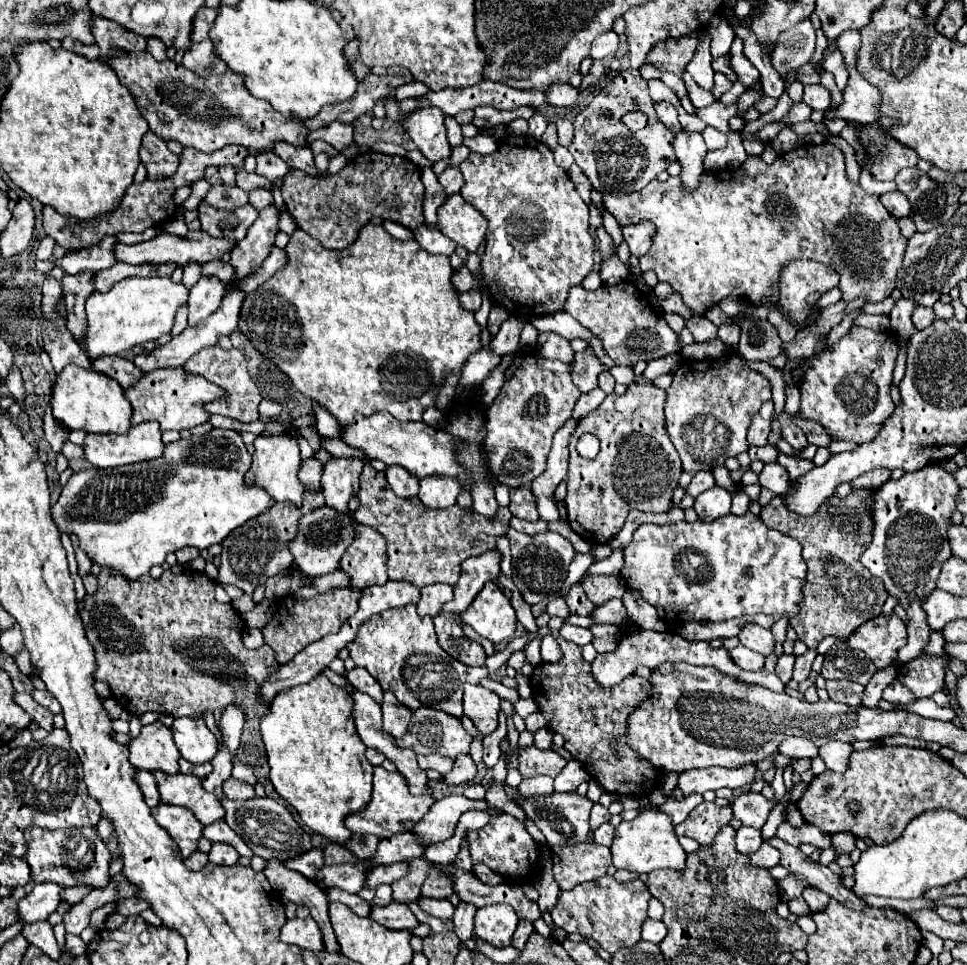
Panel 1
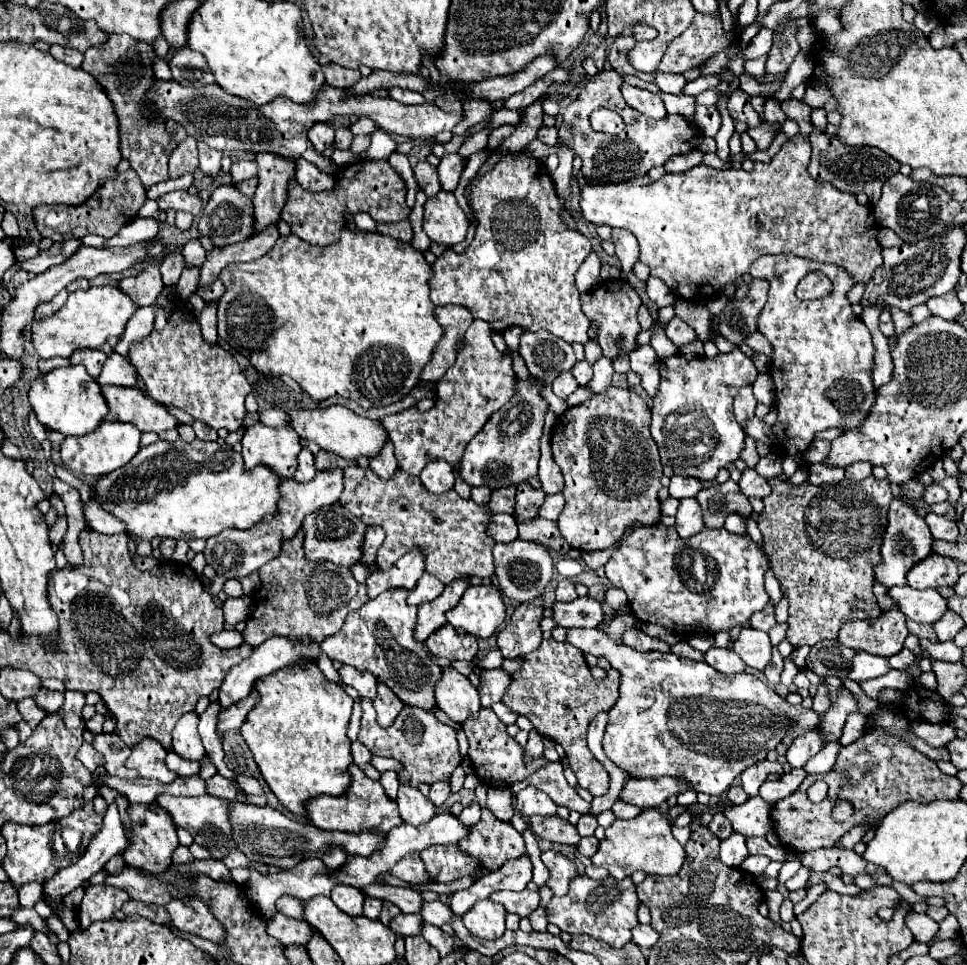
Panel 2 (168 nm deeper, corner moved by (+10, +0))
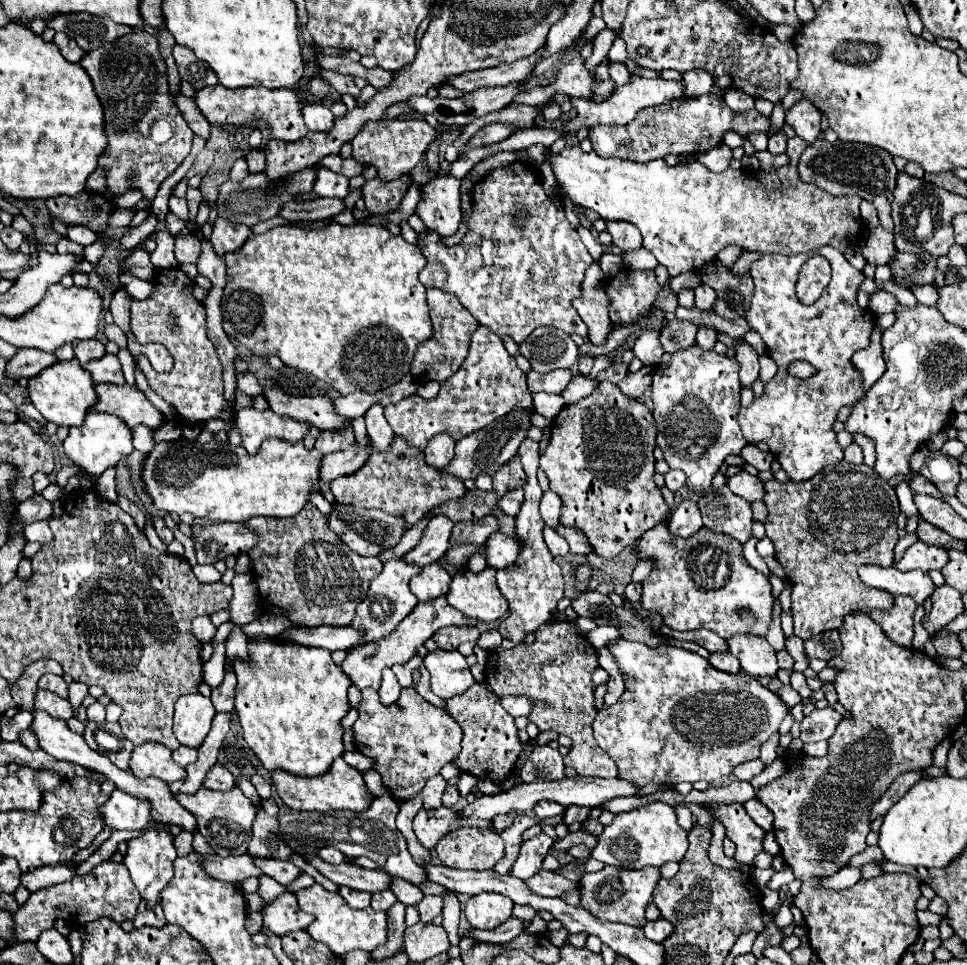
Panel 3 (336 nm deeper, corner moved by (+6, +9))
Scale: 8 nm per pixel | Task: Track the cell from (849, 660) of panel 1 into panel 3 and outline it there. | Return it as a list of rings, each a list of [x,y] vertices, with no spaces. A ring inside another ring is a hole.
[[[838,630],[822,632],[822,634],[816,634],[808,640],[804,640],[804,650],[808,656],[816,656],[822,660],[830,660],[832,656],[838,656],[842,652]]]

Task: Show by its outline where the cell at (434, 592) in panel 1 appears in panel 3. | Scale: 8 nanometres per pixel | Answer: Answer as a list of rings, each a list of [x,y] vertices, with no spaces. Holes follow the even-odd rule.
[[[434,562],[424,566],[422,572],[410,580],[410,590],[418,598],[418,602],[428,602],[448,594],[450,582],[452,582],[452,576],[446,572],[446,568]]]

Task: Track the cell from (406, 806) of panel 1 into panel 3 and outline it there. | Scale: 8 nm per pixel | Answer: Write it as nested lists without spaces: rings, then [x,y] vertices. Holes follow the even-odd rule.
[[[342,758],[334,760],[334,764],[330,766],[330,772],[326,772],[322,776],[312,776],[312,778],[300,776],[298,778],[290,772],[274,770],[274,772],[270,772],[270,778],[272,778],[272,784],[274,784],[280,800],[292,810],[318,810],[318,812],[354,810],[354,812],[362,812],[374,800],[374,796],[368,794],[362,774],[358,770],[350,768]]]

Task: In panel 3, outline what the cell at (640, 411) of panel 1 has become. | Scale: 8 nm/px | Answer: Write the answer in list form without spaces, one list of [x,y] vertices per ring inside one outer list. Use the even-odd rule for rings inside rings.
[[[600,382],[596,390],[578,404],[564,406],[552,420],[552,438],[548,448],[540,454],[540,468],[548,476],[550,490],[562,500],[560,524],[582,530],[594,552],[602,558],[614,558],[626,546],[636,542],[642,532],[668,520],[670,508],[654,484],[654,456],[656,422],[652,412],[620,392],[612,382]]]

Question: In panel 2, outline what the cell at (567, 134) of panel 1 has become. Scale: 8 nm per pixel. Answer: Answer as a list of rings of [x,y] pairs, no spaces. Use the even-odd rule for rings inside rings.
[[[540,127],[538,129],[538,139],[544,141],[546,145],[554,145],[558,139],[558,129],[556,127]]]

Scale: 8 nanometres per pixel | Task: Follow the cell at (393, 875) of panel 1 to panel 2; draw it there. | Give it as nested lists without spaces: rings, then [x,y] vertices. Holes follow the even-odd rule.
[[[418,853],[406,855],[388,873],[394,873],[394,877],[398,877],[398,879],[402,879],[406,883],[426,883],[426,879],[428,879],[426,871],[424,871],[424,865],[422,865],[422,859],[420,859]]]

